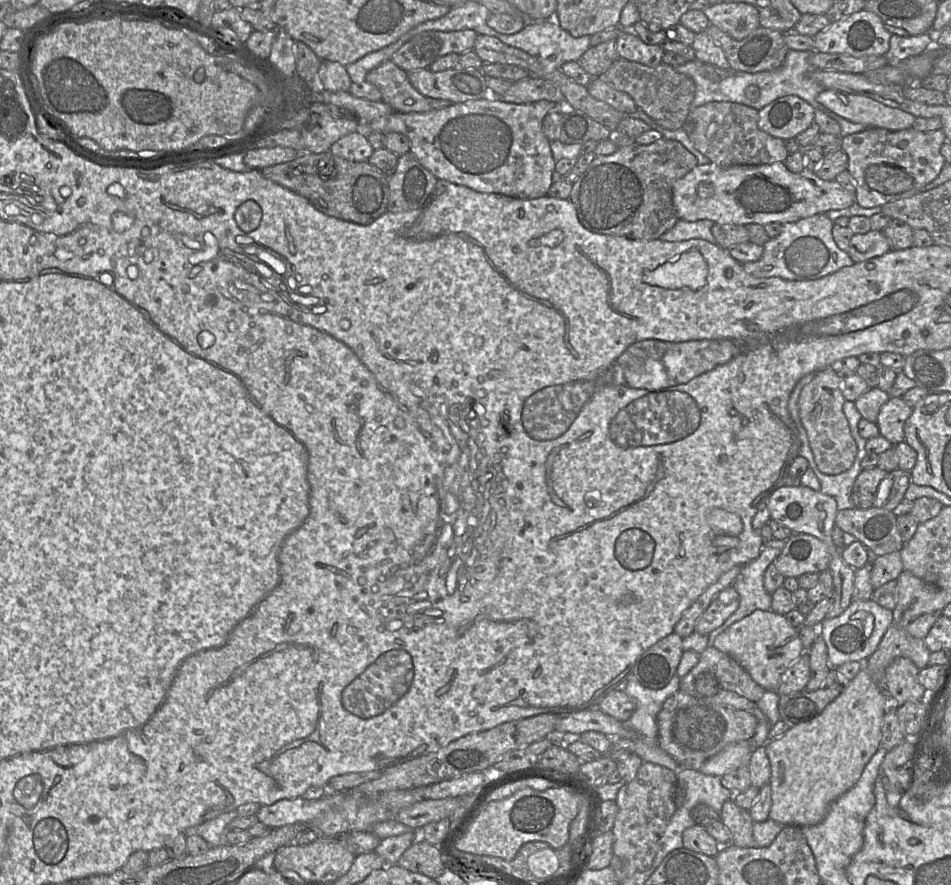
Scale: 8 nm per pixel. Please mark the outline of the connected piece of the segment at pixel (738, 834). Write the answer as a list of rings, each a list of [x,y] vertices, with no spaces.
[[[728,799],[720,811],[720,819],[730,834],[731,844],[740,848],[757,847],[753,836],[754,822],[748,810]]]

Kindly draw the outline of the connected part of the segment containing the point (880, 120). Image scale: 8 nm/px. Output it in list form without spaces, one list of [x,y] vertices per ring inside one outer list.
[[[824,89],[817,101],[831,111],[851,122],[867,128],[884,128],[900,131],[912,128],[916,117],[898,108],[887,106],[870,97],[838,90]]]

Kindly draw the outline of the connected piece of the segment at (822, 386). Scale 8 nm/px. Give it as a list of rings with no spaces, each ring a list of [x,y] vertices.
[[[831,368],[820,370],[804,386],[798,399],[800,421],[807,433],[814,461],[819,471],[826,475],[839,475],[850,469],[858,451],[843,411],[842,380],[843,376]]]

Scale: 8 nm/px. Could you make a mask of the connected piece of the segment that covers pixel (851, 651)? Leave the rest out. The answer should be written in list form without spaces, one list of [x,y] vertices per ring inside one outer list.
[[[872,599],[852,601],[837,617],[825,618],[818,627],[820,637],[827,647],[828,662],[837,668],[846,662],[865,662],[877,649],[888,627],[893,623],[893,611],[884,608]]]

